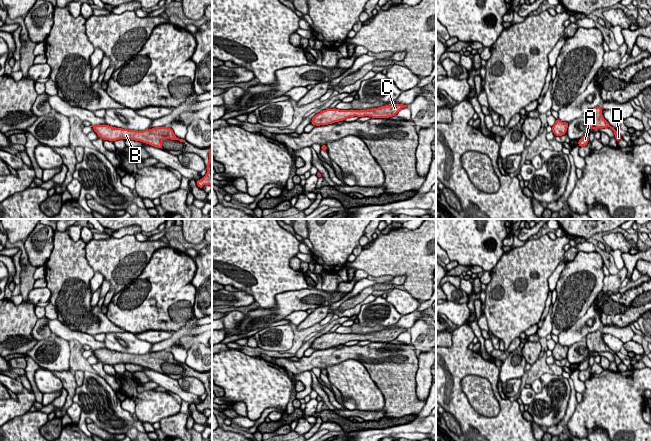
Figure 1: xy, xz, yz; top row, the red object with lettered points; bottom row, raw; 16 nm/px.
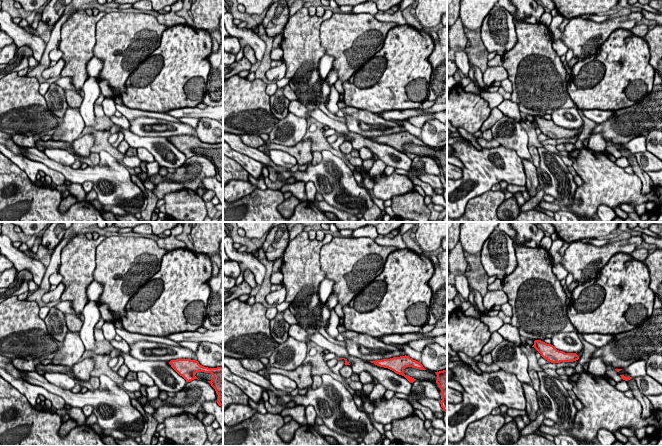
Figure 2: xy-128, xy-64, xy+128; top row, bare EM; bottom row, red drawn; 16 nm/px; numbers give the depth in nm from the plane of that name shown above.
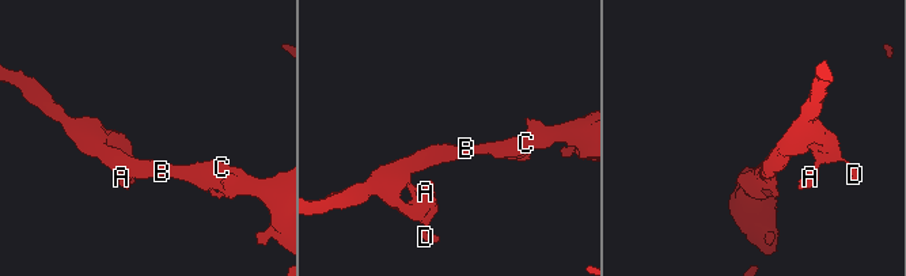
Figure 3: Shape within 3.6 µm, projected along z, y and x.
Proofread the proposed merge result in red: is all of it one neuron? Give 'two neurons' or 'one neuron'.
one neuron

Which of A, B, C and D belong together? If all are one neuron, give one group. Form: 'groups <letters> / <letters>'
groups A B C D

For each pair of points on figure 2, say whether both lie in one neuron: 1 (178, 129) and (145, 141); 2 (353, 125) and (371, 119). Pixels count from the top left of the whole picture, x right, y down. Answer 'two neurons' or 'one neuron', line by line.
1: two neurons
2: one neuron

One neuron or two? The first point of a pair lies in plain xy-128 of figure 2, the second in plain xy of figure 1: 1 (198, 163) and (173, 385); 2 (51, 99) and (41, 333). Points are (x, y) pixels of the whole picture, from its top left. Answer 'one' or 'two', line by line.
1: two
2: one

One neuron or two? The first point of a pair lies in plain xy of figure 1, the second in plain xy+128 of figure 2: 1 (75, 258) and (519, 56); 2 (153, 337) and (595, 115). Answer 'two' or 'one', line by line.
1: one
2: one

